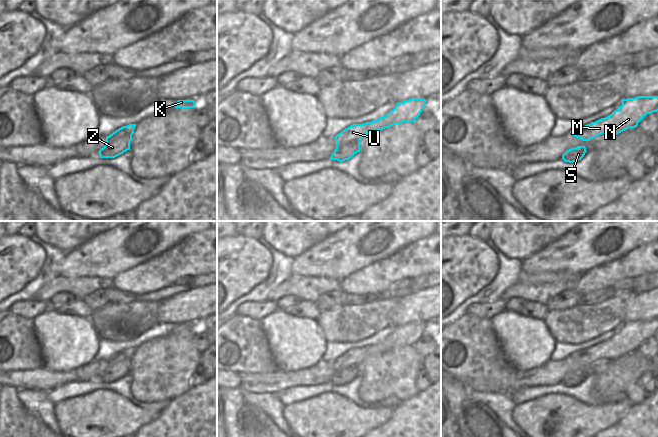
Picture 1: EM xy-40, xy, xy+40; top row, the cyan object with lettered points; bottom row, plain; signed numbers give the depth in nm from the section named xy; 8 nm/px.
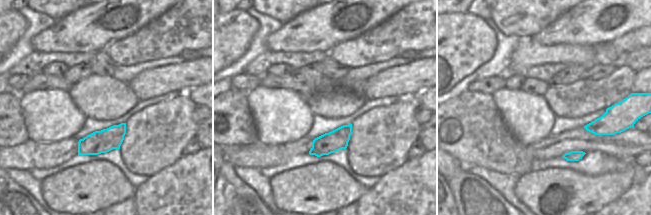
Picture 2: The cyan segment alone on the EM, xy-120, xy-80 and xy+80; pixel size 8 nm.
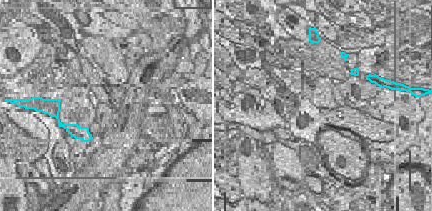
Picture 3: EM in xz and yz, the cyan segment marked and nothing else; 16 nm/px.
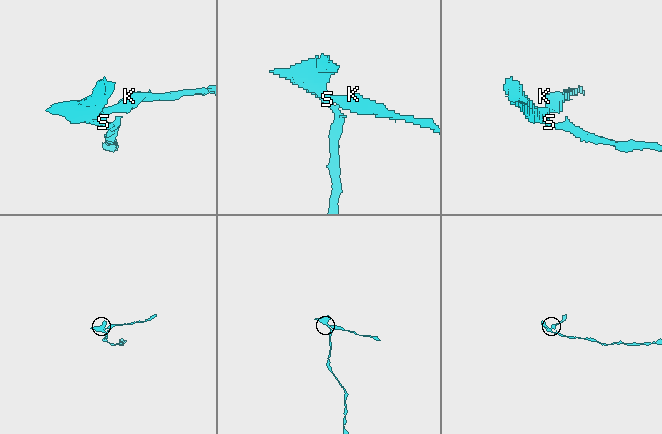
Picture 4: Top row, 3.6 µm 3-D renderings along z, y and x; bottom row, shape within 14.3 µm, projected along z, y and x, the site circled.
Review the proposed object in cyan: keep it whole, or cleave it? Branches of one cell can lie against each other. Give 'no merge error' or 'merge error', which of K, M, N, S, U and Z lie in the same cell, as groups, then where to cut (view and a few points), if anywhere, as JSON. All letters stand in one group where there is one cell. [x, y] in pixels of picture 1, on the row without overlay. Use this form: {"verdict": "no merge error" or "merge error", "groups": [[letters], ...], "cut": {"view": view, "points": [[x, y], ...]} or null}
{"verdict": "merge error", "groups": [["K", "M", "N"], ["S", "U", "Z"]], "cut": {"view": "xy+40", "points": [[590, 348], [586, 353], [585, 364]]}}

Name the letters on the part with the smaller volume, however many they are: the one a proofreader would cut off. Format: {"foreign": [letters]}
{"foreign": ["K", "M", "N"]}

